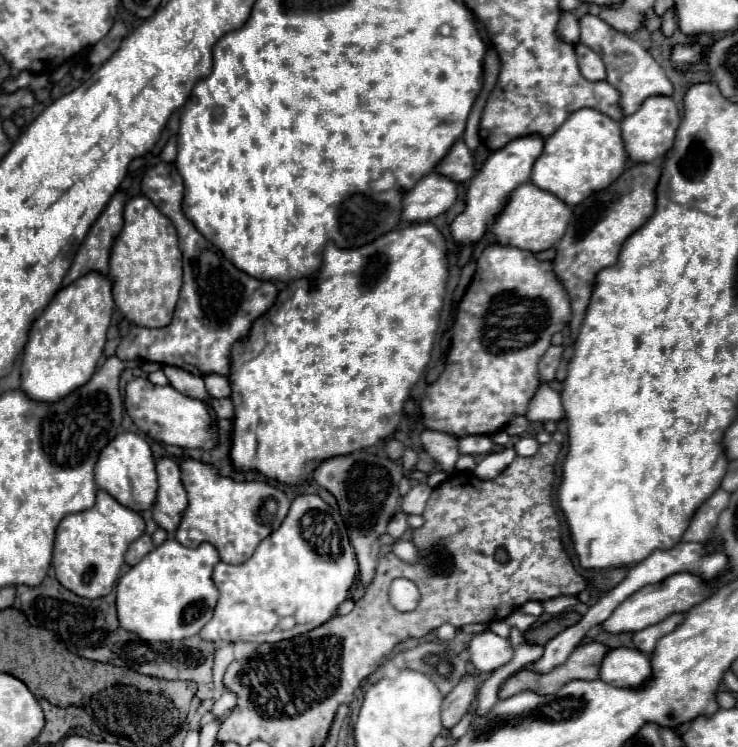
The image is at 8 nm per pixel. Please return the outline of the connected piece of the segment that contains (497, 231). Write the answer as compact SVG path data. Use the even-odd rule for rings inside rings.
M529 182L513 190L503 214L495 220L491 230L501 246L513 246L529 252L543 252L553 248L563 238L569 220L571 220L571 208L565 202L555 198L551 192L539 190L535 184Z

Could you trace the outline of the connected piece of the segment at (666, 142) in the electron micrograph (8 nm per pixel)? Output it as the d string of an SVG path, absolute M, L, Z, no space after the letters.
M669 96L647 98L647 102L643 102L643 106L635 114L625 116L621 122L621 134L623 134L623 142L625 142L625 150L627 150L629 158L635 164L661 162L665 152L673 146L673 138L679 128L679 122L681 122L679 110Z

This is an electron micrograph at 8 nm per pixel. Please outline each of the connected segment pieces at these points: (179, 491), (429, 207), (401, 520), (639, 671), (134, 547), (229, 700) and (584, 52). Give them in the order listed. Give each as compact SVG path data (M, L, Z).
M161 458L157 462L159 490L157 502L153 506L153 518L169 534L175 534L179 522L183 520L187 504L187 490L181 482L181 470L175 458Z
M433 172L423 176L403 200L403 218L409 222L427 222L447 212L457 200L457 182Z
M397 512L397 514L391 518L389 526L387 526L387 534L389 534L391 538L399 540L407 528L409 528L409 524L407 524L407 514Z
M611 648L599 670L599 678L607 684L613 686L623 686L623 688L639 688L645 680L651 676L651 666L649 666L649 656L633 650L633 648Z
M143 534L141 538L137 538L131 546L129 546L129 550L127 550L127 554L125 554L125 562L127 564L137 564L145 554L149 554L153 550L153 542L151 542L151 536L147 536L147 534Z
M223 692L221 698L215 700L211 712L215 714L215 718L221 718L221 716L225 716L229 710L233 710L233 708L235 708L235 696L233 696L231 692Z
M577 42L575 44L575 52L577 52L577 60L579 60L579 68L581 68L581 74L591 80L591 82L597 82L597 80L605 80L605 66L603 66L603 60L599 58L599 54L595 54L589 46L585 46L583 42Z

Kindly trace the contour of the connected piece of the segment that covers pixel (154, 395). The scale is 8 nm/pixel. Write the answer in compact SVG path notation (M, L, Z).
M135 378L125 388L125 410L133 424L155 442L181 448L213 448L217 430L209 428L211 416L201 400L193 400L169 386L155 386L147 378Z

